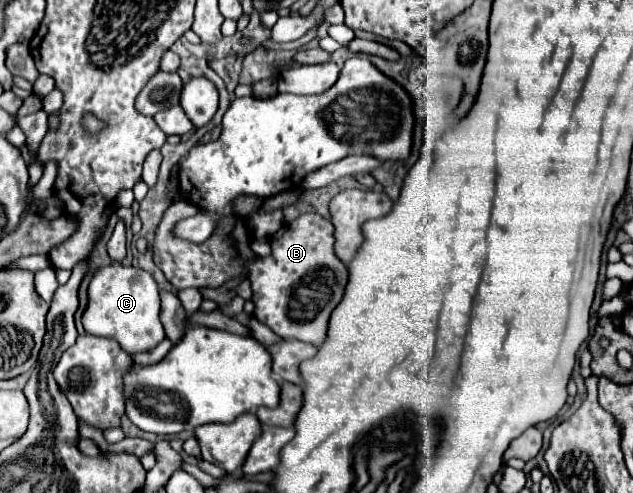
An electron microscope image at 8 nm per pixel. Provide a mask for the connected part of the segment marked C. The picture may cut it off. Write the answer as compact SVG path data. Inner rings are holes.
M122 264L102 266L88 284L88 306L82 314L82 326L92 336L116 340L128 354L146 352L164 340L164 328L158 318L158 284L146 270Z

